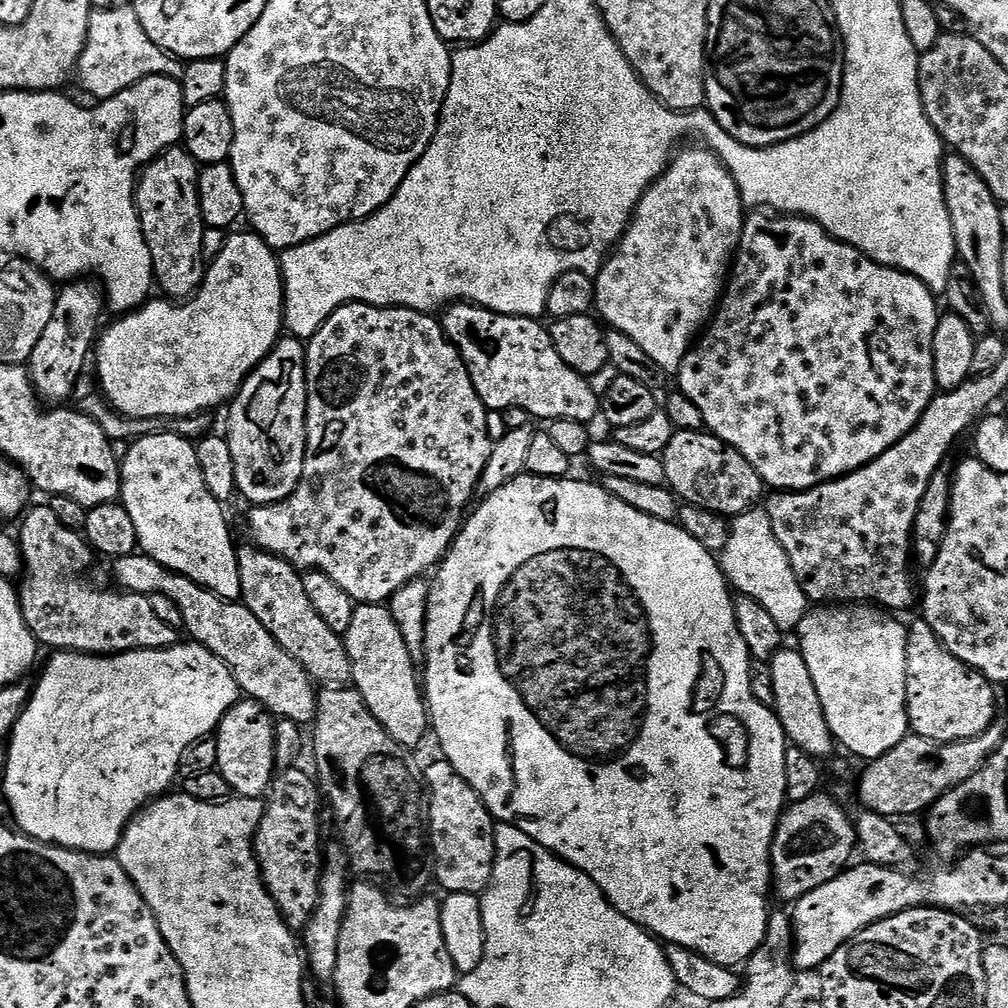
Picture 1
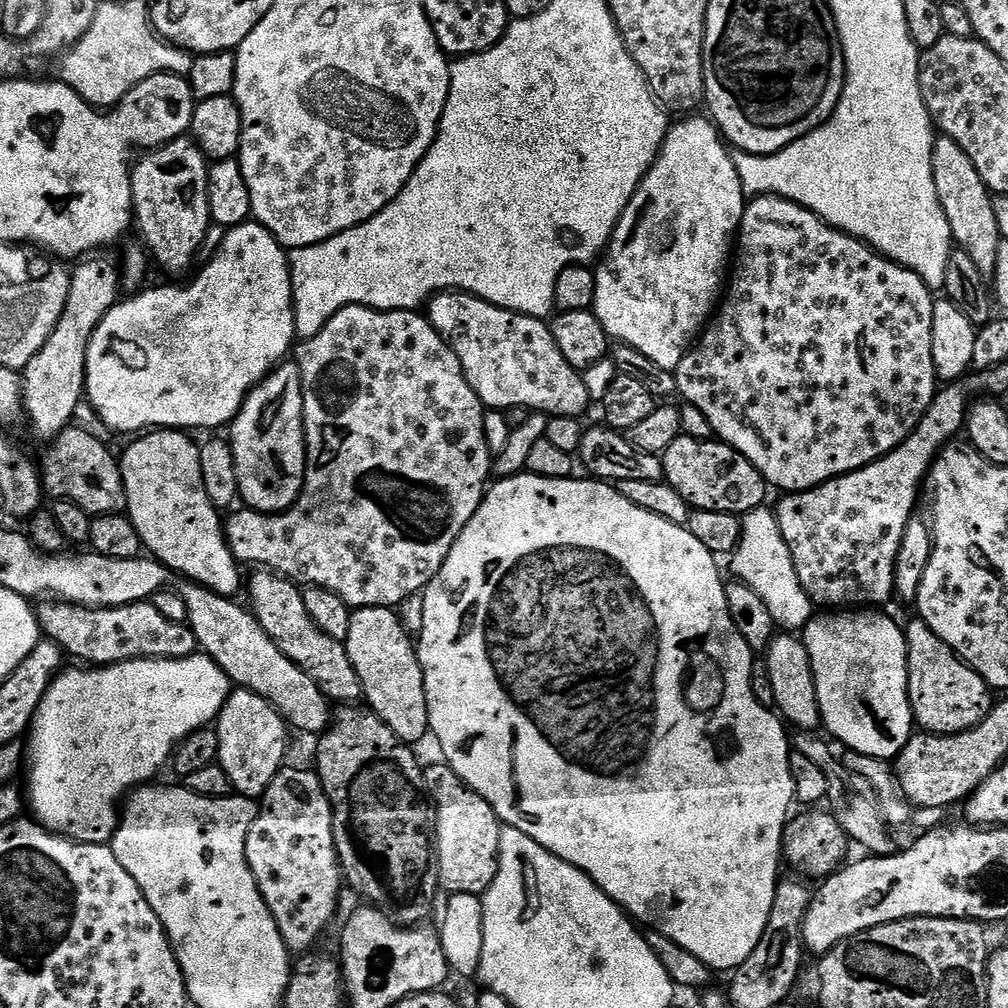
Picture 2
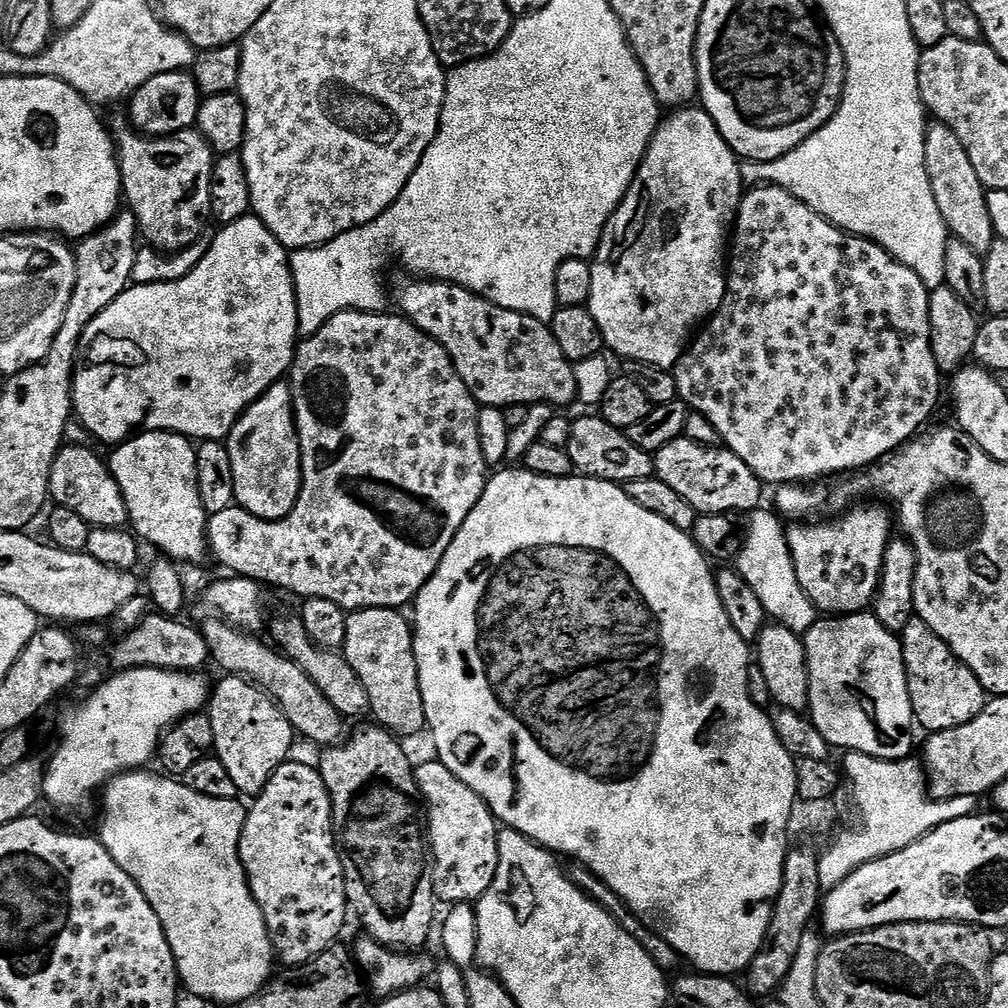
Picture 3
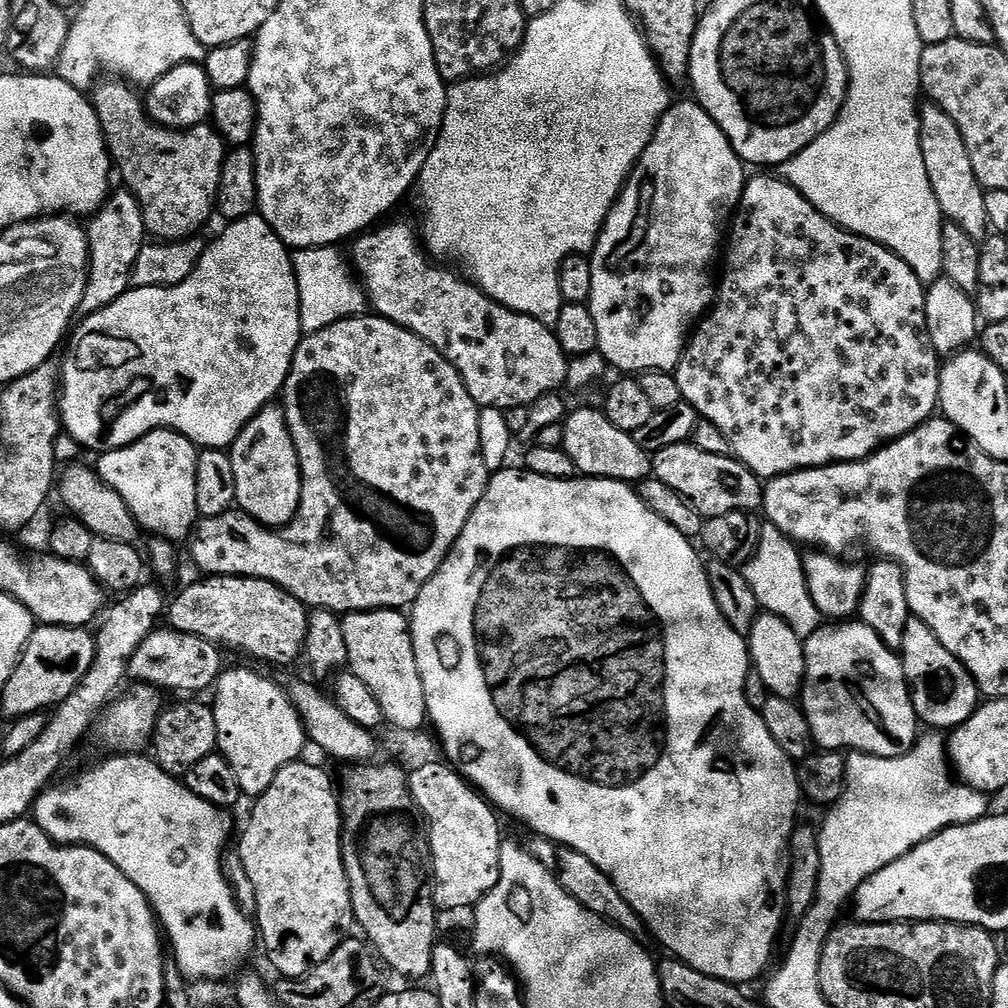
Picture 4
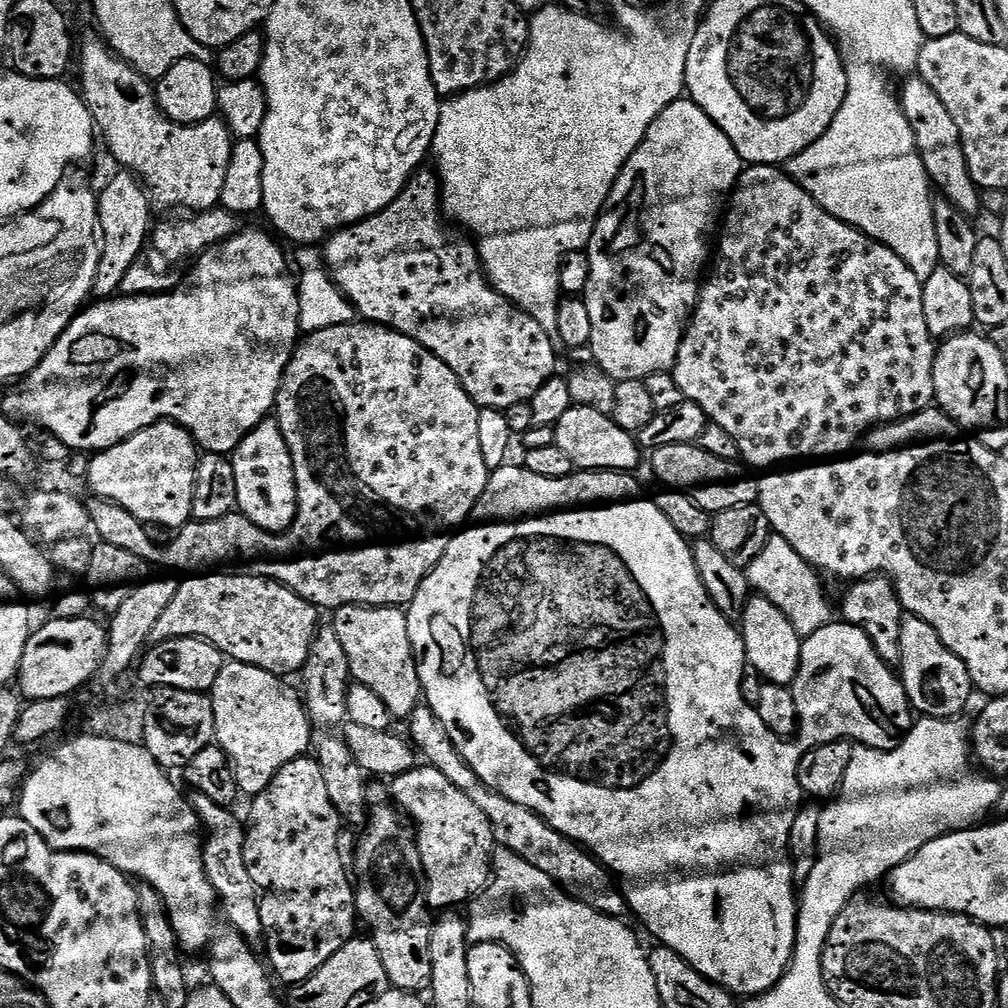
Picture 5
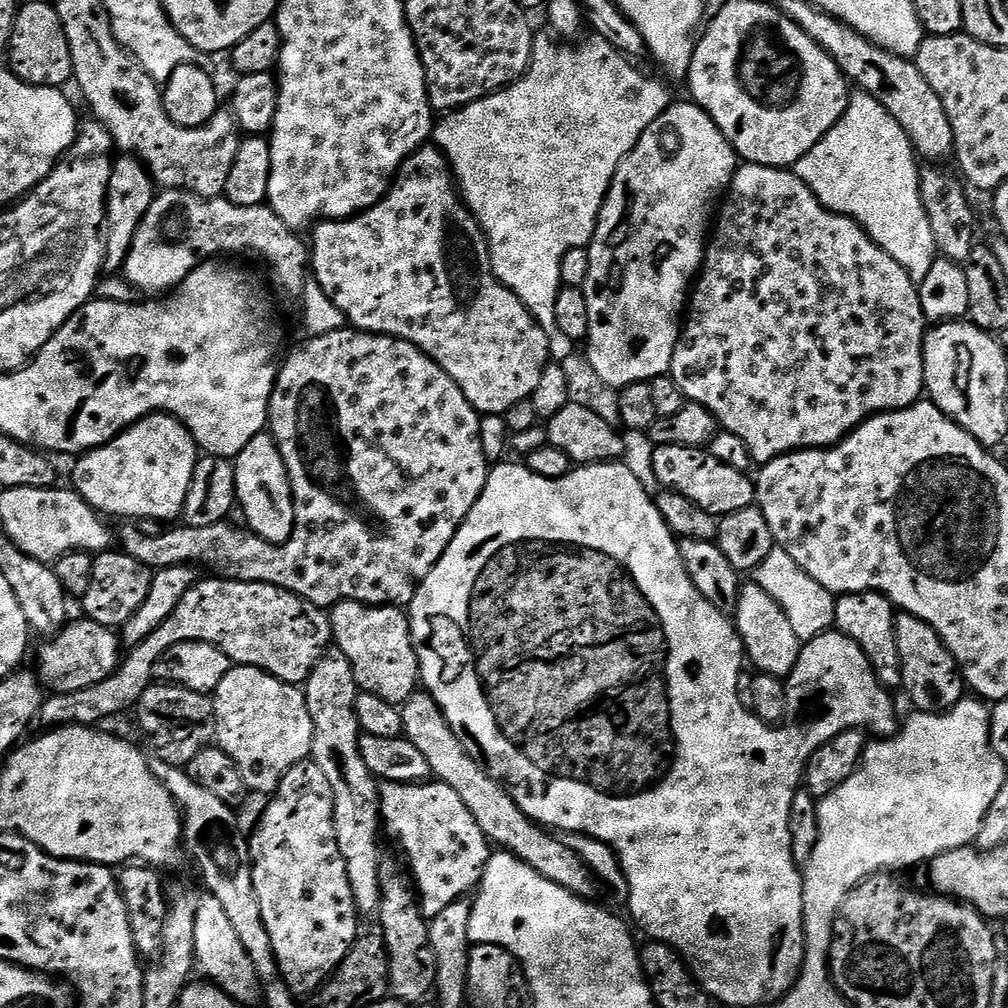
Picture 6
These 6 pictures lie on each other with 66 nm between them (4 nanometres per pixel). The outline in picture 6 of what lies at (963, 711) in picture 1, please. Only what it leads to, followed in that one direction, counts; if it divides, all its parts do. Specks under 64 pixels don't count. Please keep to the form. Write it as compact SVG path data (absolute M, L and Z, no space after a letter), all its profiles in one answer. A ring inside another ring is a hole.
M900 612L896 617L896 641L898 654L904 665L902 674L903 691L908 691L913 709L922 712L949 712L959 700L965 699L966 685L956 660L942 642L942 638L922 618L908 612Z

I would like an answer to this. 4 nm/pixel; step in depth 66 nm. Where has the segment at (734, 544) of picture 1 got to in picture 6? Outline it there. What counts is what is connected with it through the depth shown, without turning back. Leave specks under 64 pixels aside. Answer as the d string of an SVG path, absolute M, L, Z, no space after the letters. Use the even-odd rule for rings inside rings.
M772 548L766 562L756 567L754 582L762 590L766 590L766 594L770 594L774 602L778 602L800 641L818 638L835 625L837 597L826 590L826 586L818 586L818 582L814 582L814 578L810 578L810 574L806 574L806 570L802 570L802 566L798 566L798 562L794 562L794 558L786 554L786 550Z

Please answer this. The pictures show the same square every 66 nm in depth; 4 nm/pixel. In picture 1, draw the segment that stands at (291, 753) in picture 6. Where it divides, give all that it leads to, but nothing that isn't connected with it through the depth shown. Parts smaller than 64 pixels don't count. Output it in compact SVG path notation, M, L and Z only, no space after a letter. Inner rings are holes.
M241 699L225 714L220 727L214 733L218 742L217 769L230 782L233 793L240 798L260 798L271 789L276 767L276 724L268 709L262 707L254 700Z

